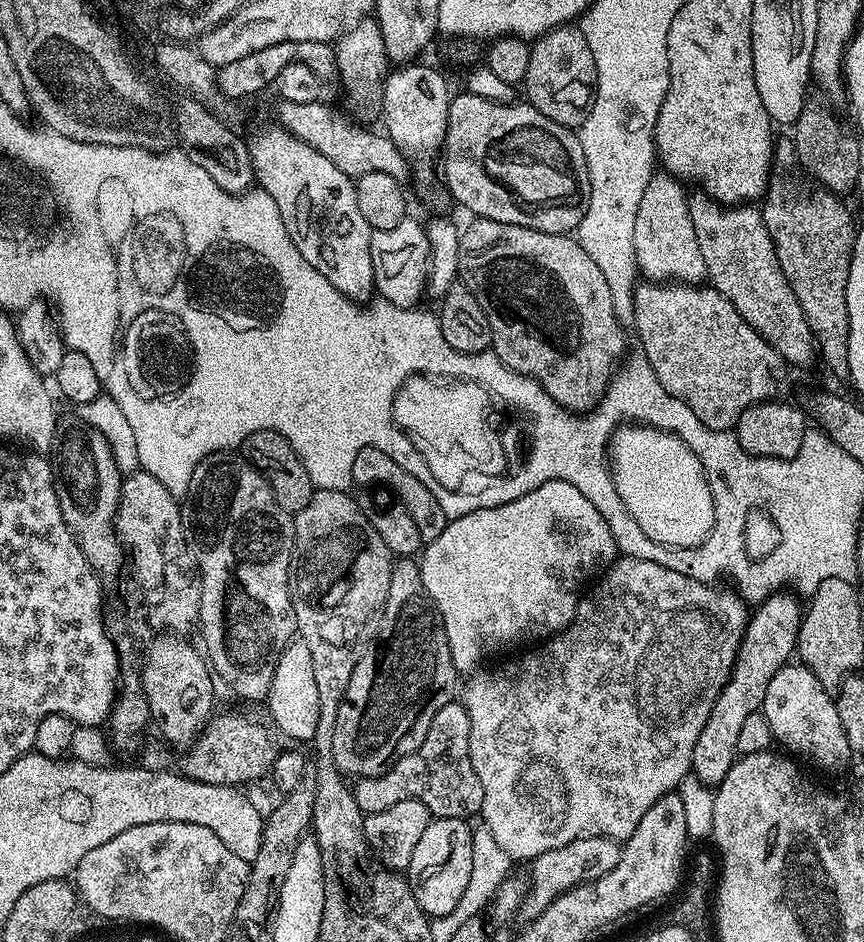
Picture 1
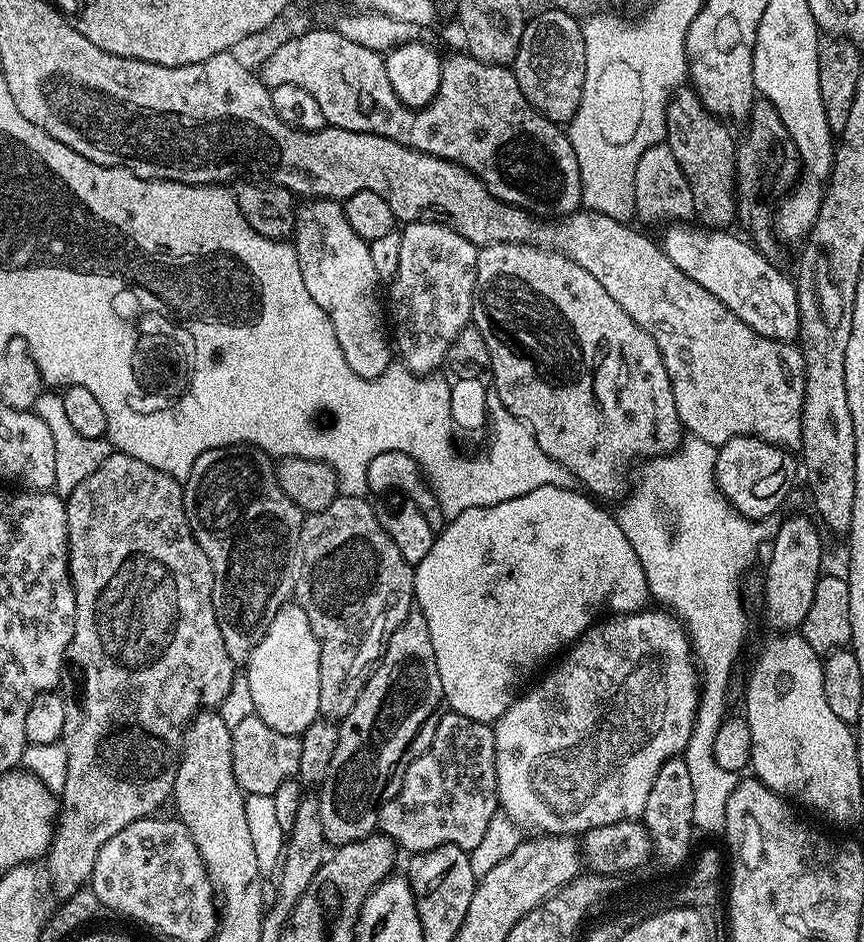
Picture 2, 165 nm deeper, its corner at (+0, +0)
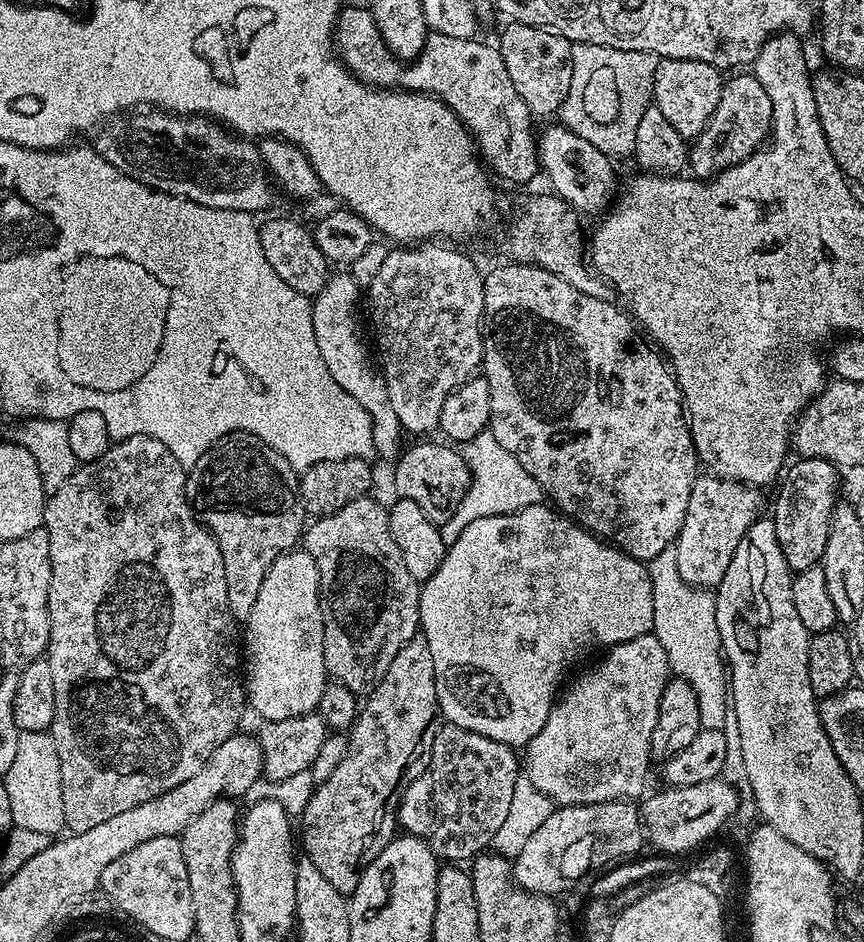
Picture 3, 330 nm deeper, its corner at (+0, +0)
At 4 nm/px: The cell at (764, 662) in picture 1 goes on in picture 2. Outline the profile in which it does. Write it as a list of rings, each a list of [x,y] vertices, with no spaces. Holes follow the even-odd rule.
[[[792,516],[782,521],[770,540],[772,553],[764,572],[764,612],[776,630],[796,630],[803,625],[810,602],[814,602],[814,586],[818,586],[822,575],[824,544],[820,541],[821,529],[809,516]]]

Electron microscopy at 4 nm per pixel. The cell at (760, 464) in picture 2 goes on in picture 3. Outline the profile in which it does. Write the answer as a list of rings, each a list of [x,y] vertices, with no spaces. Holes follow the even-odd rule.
[[[720,474],[715,475],[697,475],[694,486],[690,490],[690,503],[686,506],[686,518],[682,522],[674,545],[678,574],[687,584],[701,590],[715,589],[716,585],[722,582],[727,568],[730,567],[730,558],[734,558],[734,550],[738,550],[740,543],[746,539],[753,522],[761,519],[760,507],[764,504],[763,498],[760,497],[759,487],[725,478]]]

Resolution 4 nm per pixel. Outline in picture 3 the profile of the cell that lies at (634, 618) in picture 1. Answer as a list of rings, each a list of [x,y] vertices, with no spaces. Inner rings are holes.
[[[649,634],[647,636],[639,636],[638,638],[630,638],[630,642],[615,644],[614,647],[607,649],[601,656],[604,657],[601,658],[600,665],[597,668],[592,668],[589,672],[582,673],[568,689],[565,687],[559,693],[556,703],[552,705],[550,714],[546,718],[546,726],[542,726],[542,730],[538,730],[538,734],[534,734],[534,738],[526,745],[526,751],[523,753],[525,756],[522,756],[522,768],[530,778],[530,782],[542,794],[546,794],[546,798],[550,798],[553,805],[556,806],[566,804],[570,806],[582,806],[583,804],[601,804],[602,802],[614,802],[615,800],[632,802],[637,798],[643,797],[646,792],[644,783],[648,780],[648,764],[651,765],[653,763],[652,739],[654,738],[654,722],[658,722],[660,703],[662,702],[662,690],[666,687],[670,679],[668,655],[666,654],[666,650],[662,650],[662,642],[658,642],[656,635]]]

